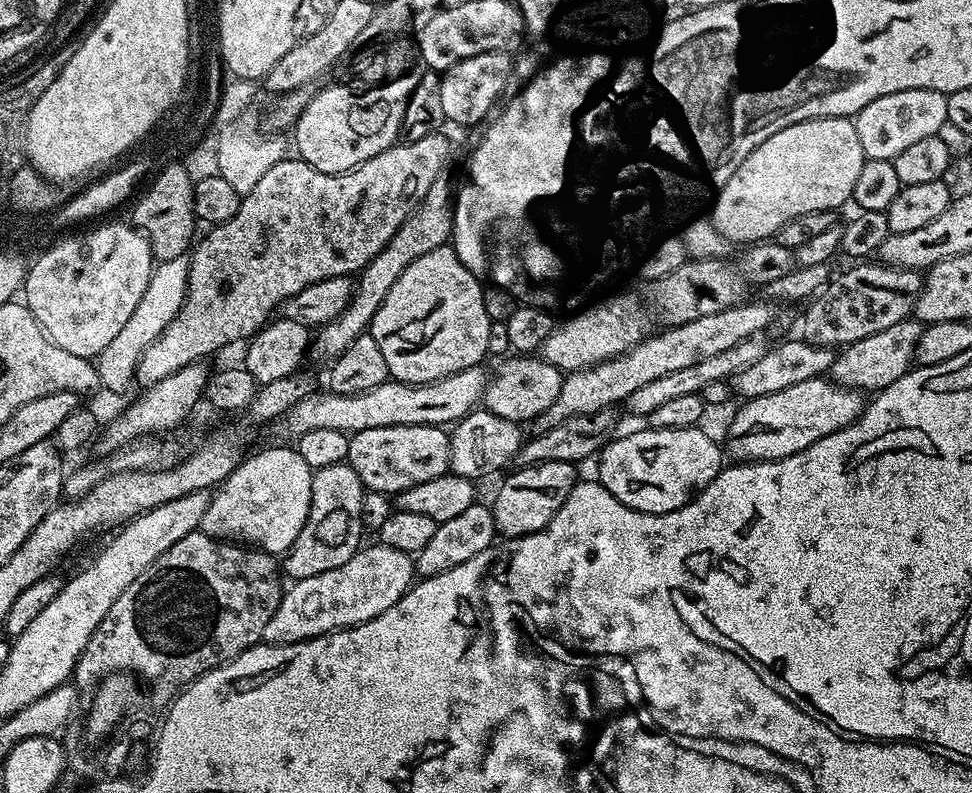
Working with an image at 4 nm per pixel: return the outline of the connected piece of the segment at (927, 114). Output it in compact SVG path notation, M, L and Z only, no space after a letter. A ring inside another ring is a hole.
M898 90L894 94L874 98L870 106L862 106L854 119L865 157L895 161L896 156L922 142L922 138L937 135L940 128L948 123L948 96L938 90Z

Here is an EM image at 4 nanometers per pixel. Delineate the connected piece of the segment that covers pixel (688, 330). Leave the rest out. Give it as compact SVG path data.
M771 303L768 304L736 304L718 314L694 318L694 322L665 327L661 336L650 336L642 340L630 352L623 352L601 364L567 373L562 382L562 390L558 392L558 398L554 400L550 410L536 417L535 431L545 432L558 426L558 422L566 422L566 418L574 418L578 414L615 409L616 404L623 405L630 398L630 394L634 394L634 390L648 385L649 382L666 378L666 374L689 366L698 366L698 362L711 358L713 354L722 354L730 350L730 346L738 346L738 342L749 340L751 336L760 336L763 328L770 327L776 316L777 309Z

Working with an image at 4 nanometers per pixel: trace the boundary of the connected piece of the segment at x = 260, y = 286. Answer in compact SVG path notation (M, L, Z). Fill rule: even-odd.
M432 132L426 138L418 138L418 142L397 142L392 147L382 150L382 154L362 162L358 167L349 170L349 172L323 172L299 158L293 158L293 160L285 158L274 166L270 166L270 170L266 170L266 174L262 174L261 180L258 181L258 186L254 186L254 190L243 193L237 213L224 224L215 225L209 231L212 233L201 244L199 241L191 249L188 262L188 291L184 294L182 306L175 318L169 324L165 324L162 334L158 334L158 338L154 338L154 342L150 342L150 346L146 346L144 351L140 353L140 361L136 367L134 377L135 383L137 385L141 384L141 389L144 390L153 388L155 384L162 382L170 374L182 370L187 364L203 361L208 358L204 356L218 351L219 348L226 347L227 344L234 343L235 340L241 340L241 342L251 340L265 324L273 319L274 313L286 298L298 294L298 290L306 290L306 286L314 286L314 282L322 282L326 278L334 278L335 276L351 277L353 274L363 272L364 267L384 249L386 242L390 242L390 238L394 238L398 226L402 226L402 222L406 222L406 218L412 213L414 206L418 206L418 202L426 194L426 190L430 190L434 178L442 175L443 168L440 167L443 166L444 159L447 156L447 138L440 132Z

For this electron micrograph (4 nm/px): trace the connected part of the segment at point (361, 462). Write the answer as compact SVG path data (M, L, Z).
M435 424L378 426L374 430L354 432L348 442L346 463L367 491L395 494L449 472L450 436L443 427Z

